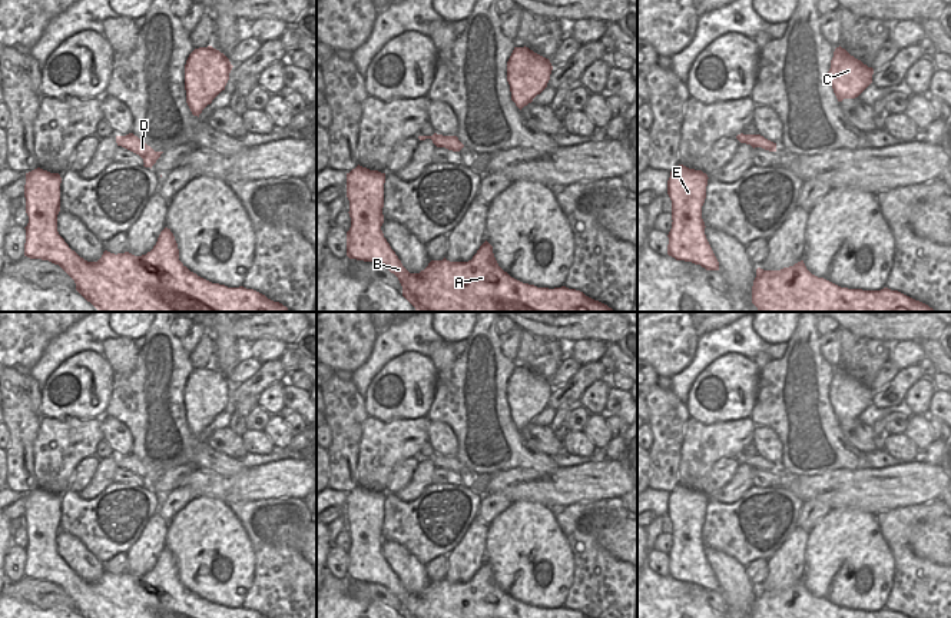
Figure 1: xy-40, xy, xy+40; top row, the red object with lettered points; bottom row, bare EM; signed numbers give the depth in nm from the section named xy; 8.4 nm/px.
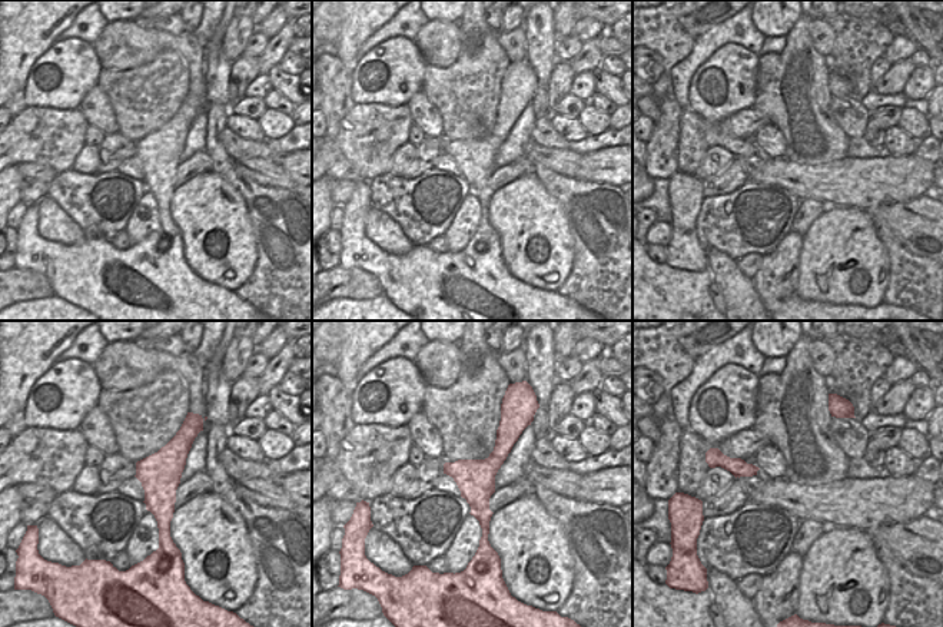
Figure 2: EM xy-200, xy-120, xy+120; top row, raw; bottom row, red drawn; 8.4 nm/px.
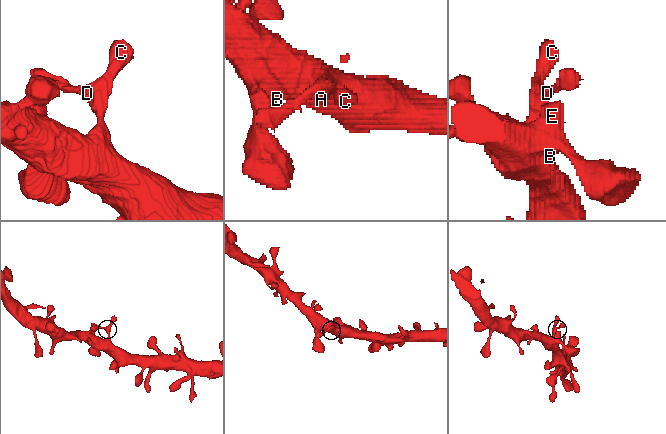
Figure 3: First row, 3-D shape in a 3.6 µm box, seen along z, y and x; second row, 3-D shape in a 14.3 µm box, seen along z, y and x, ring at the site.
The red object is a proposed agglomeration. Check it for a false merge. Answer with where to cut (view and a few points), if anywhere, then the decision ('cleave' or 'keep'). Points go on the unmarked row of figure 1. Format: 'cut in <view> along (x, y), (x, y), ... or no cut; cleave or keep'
no cut; keep

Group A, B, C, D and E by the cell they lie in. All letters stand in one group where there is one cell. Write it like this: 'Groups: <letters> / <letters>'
Groups: A B C D E

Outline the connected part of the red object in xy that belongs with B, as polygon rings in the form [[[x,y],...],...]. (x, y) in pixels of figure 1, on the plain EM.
[[[357,486],[347,494],[351,548],[347,577],[374,582],[394,594],[404,618],[589,618],[576,609],[537,608],[504,592],[486,561],[468,582],[431,581],[420,594],[410,594],[384,558],[385,494]]]

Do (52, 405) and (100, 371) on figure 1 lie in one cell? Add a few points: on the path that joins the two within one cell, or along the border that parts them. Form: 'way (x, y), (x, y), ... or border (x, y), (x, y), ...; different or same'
way (72, 406), (96, 406), (99, 404), (99, 391); same

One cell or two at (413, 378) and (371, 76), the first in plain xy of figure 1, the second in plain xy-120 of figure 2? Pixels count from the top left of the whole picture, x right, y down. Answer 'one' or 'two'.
one

